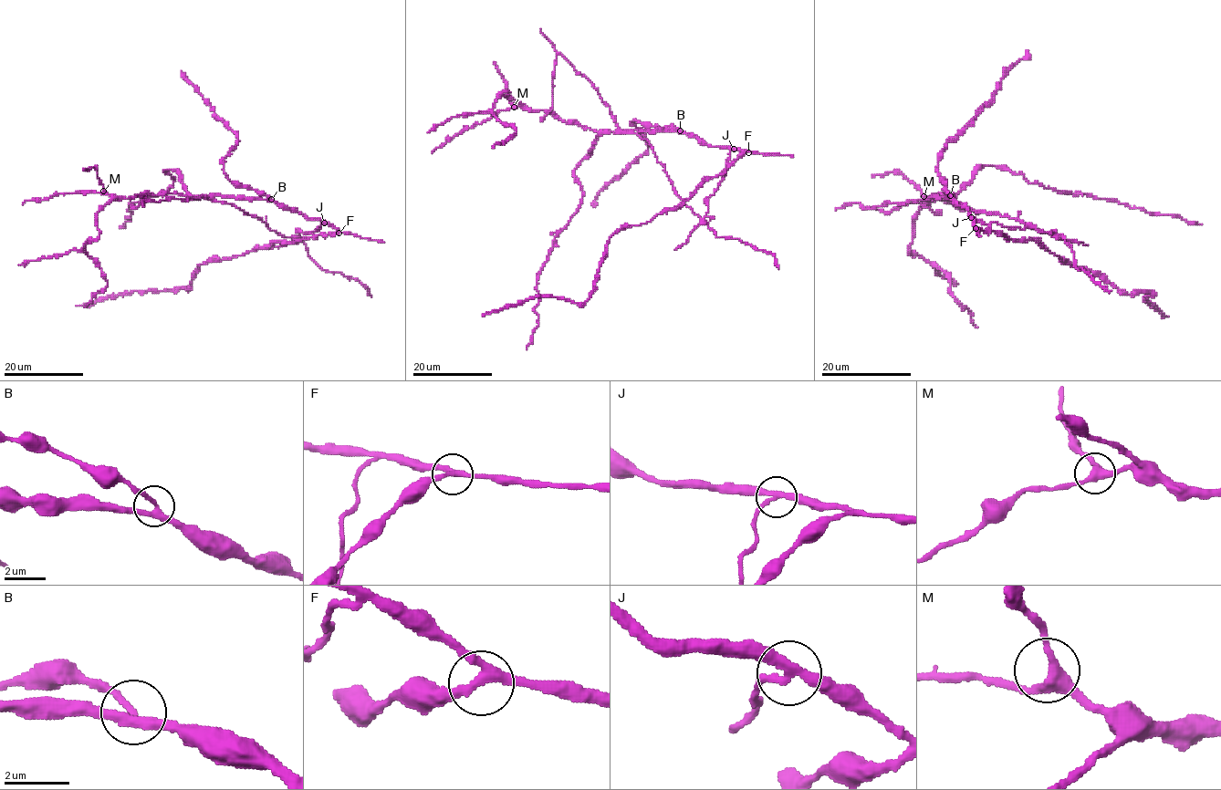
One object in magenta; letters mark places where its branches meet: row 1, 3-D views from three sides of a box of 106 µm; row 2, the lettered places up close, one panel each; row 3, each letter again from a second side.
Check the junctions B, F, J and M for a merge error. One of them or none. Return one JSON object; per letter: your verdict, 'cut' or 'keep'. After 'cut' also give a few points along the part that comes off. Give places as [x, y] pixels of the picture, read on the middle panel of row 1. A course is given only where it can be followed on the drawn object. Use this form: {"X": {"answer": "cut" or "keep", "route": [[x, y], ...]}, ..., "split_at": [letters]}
{"B": {"answer": "keep"}, "F": {"answer": "keep"}, "J": {"answer": "cut", "route": [[734, 149], [701, 219], [676, 193], [650, 143], [617, 126], [597, 89], [558, 53], [551, 110], [542, 120]]}, "M": {"answer": "keep"}, "split_at": ["J"]}

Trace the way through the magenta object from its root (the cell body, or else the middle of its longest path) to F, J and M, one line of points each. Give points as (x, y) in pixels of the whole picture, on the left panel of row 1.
F: (309, 219), (329, 223), (339, 233)
J: (309, 219), (321, 219), (324, 223)
M: (309, 219), (267, 200), (142, 193), (128, 198), (112, 198), (103, 191)

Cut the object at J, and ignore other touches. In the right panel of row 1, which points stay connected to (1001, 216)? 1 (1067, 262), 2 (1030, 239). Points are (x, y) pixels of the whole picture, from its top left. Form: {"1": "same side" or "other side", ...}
{"1": "other side", "2": "other side"}

